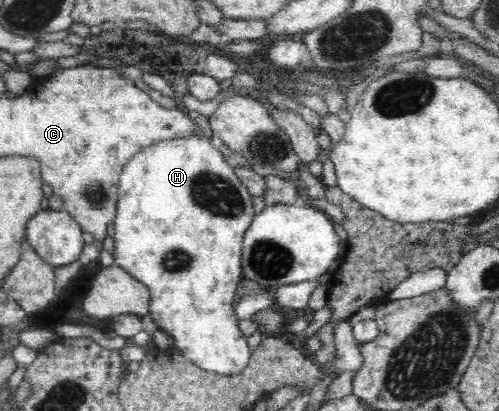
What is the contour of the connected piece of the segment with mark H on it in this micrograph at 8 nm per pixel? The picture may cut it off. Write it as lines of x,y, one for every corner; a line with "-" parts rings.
186,135
182,138
163,140
160,143
149,144
148,147
142,148
140,152
126,164
120,178
120,184
117,192
117,211
114,217
114,264
122,267
129,272
136,280
143,282
150,291
152,299
150,302
150,316
158,329
166,332
174,340
173,346
176,347
186,358
202,367
211,374
216,375
237,375
248,366
248,359
252,350
248,345
247,336
240,330
238,325
239,318
235,312
235,290
244,278
241,265
242,243
245,238
246,229
253,222
255,217
254,208
252,207
253,195
242,184
242,181
234,173
235,167
232,166
226,157
218,150
218,142
210,142
208,135

